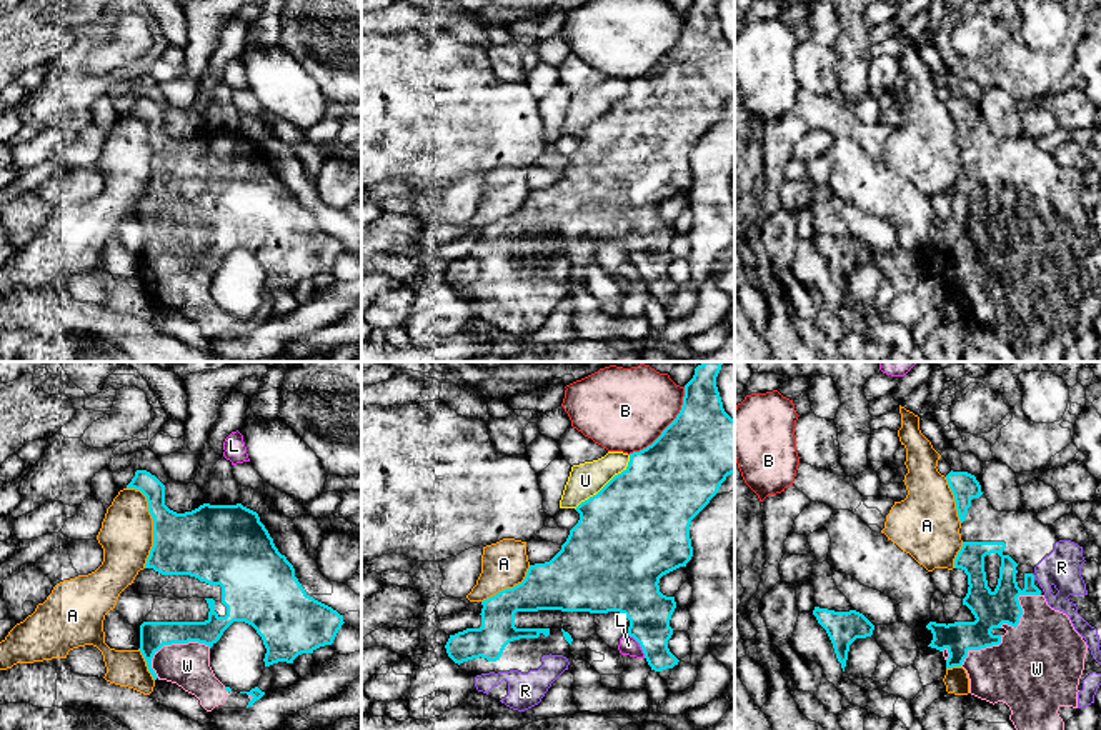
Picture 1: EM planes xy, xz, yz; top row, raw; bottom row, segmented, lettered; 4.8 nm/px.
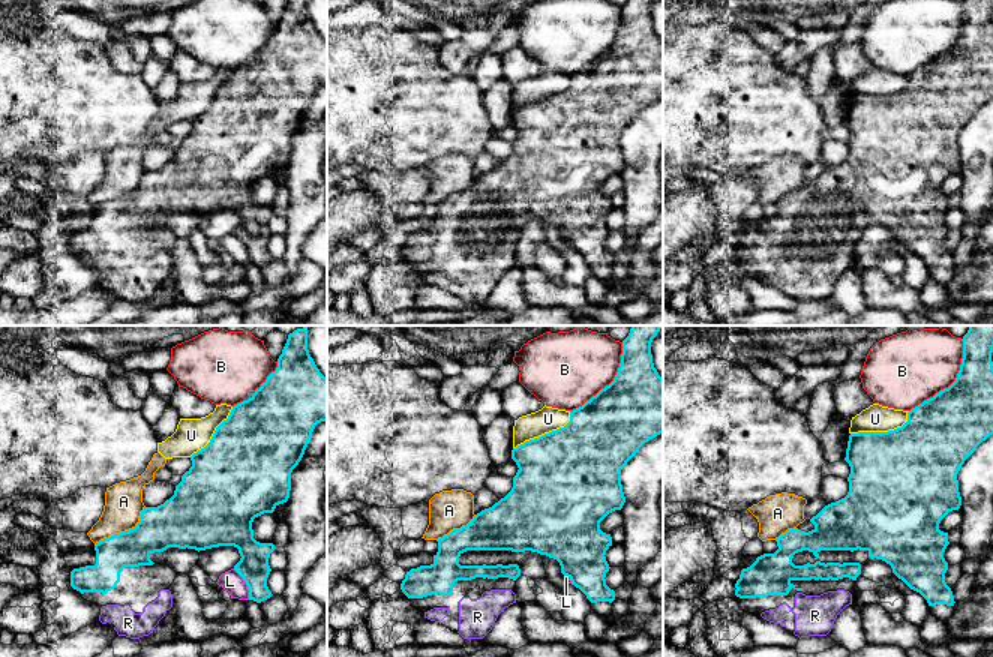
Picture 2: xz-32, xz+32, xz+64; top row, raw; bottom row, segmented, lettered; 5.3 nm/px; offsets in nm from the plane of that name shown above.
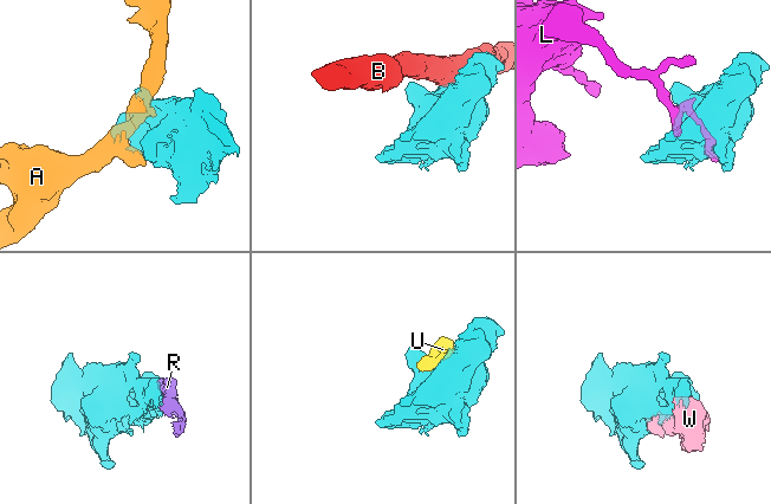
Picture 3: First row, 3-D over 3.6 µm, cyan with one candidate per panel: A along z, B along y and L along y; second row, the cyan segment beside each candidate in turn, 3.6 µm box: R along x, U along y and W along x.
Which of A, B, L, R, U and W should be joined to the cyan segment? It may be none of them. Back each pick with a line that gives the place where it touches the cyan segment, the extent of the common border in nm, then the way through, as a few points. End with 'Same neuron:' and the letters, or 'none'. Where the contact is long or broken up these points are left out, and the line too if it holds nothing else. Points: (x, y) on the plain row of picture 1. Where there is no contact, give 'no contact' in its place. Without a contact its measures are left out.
R: yz (1033, 204) | 40 nm
W: xy (175, 269) | 320 nm
Same neuron: R, W

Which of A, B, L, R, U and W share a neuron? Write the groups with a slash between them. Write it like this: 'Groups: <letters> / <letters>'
Groups: A U / B / L / R W

